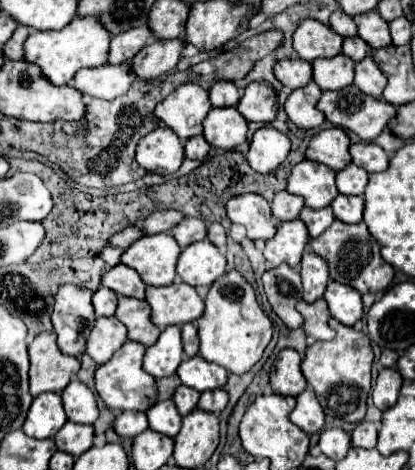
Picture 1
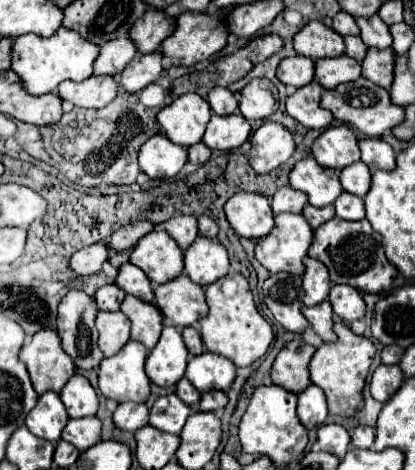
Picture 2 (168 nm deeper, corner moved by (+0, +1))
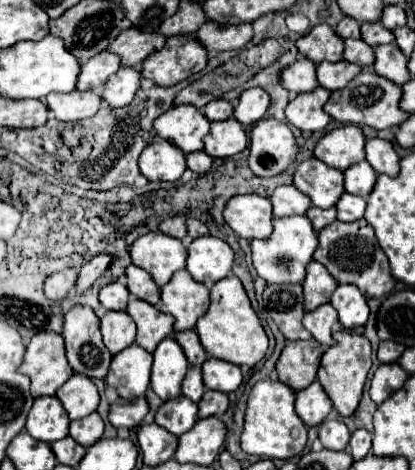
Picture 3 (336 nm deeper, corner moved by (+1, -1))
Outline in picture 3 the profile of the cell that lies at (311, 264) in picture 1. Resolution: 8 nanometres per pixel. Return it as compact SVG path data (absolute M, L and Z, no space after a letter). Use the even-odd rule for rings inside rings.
M311 261L307 265L307 277L303 281L303 291L305 291L305 311L313 311L323 303L329 303L331 293L335 291L337 281L329 275L329 271L317 263Z

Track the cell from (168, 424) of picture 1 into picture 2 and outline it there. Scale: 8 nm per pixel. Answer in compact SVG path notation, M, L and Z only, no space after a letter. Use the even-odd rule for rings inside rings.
M170 393L160 397L150 409L150 425L166 433L180 433L188 415L190 407L176 393Z

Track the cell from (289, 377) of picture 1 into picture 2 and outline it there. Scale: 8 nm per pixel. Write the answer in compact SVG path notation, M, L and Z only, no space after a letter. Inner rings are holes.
M290 341L282 347L272 365L272 383L284 387L292 393L302 393L312 381L308 373L308 363L316 347L306 341Z

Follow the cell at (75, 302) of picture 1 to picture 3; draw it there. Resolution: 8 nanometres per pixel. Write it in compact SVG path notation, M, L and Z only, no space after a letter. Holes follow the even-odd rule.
M73 305L65 317L63 317L63 339L65 339L65 351L69 365L75 373L87 375L87 377L99 377L105 379L109 363L111 363L111 353L105 349L101 341L101 331L99 331L99 317L93 313L89 305Z

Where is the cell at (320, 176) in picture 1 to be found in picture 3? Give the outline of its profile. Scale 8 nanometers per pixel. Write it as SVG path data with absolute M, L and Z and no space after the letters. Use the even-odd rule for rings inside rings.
M307 159L303 161L295 175L293 175L293 185L303 191L311 203L319 209L329 209L333 207L339 197L345 193L343 189L343 173L339 169L327 167L319 159Z

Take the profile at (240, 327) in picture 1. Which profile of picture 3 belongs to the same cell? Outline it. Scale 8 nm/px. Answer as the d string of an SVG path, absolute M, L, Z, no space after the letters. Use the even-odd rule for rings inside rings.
M229 275L213 285L209 311L205 317L197 319L195 331L201 339L201 345L205 347L207 353L211 353L211 357L217 357L235 365L253 367L267 353L267 335L259 323L257 313L251 307L251 301L243 289L243 283L235 275Z

